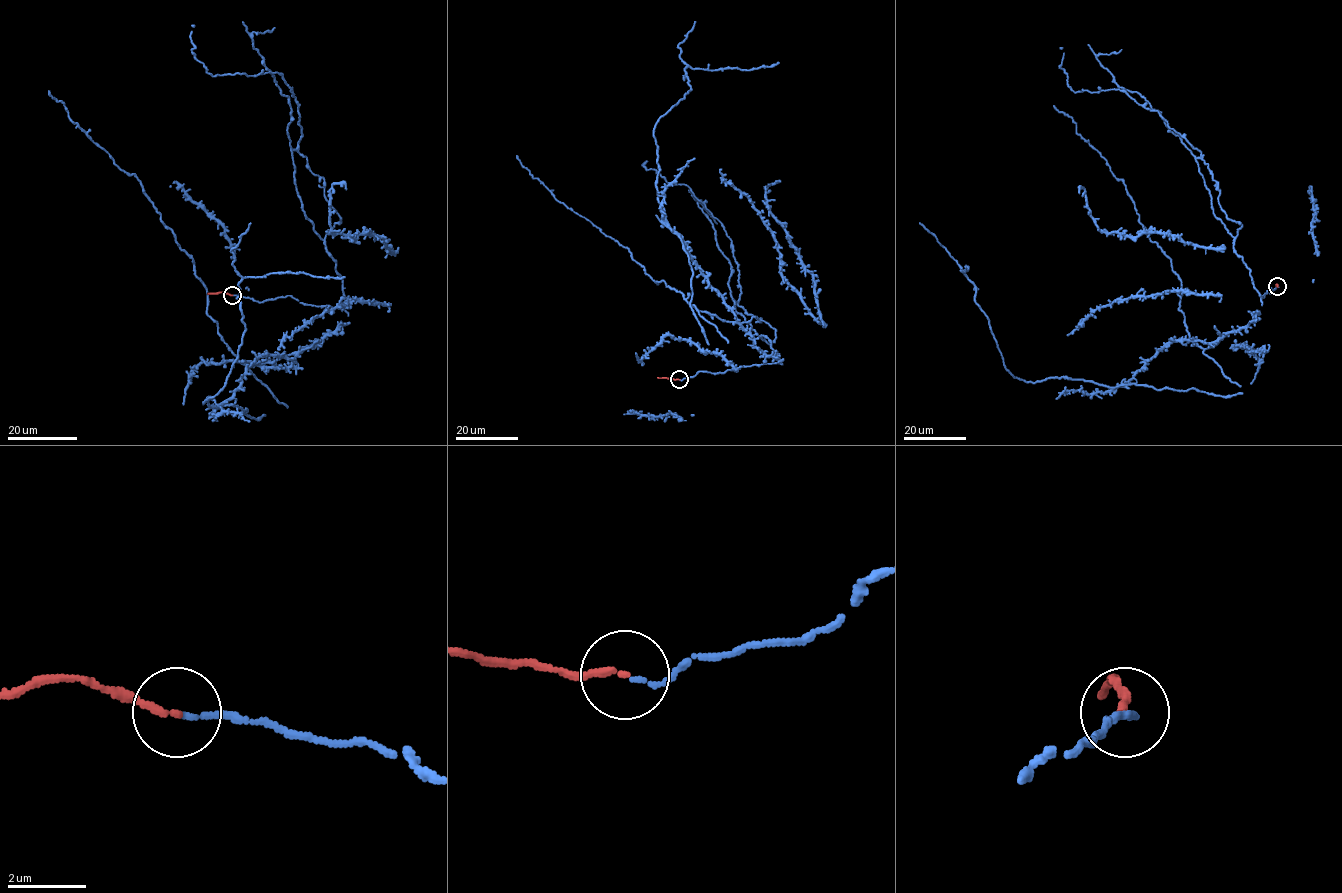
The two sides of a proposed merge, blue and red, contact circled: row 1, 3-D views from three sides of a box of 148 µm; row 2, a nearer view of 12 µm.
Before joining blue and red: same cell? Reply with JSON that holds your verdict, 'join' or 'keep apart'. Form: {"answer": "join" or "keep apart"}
{"answer": "join"}

